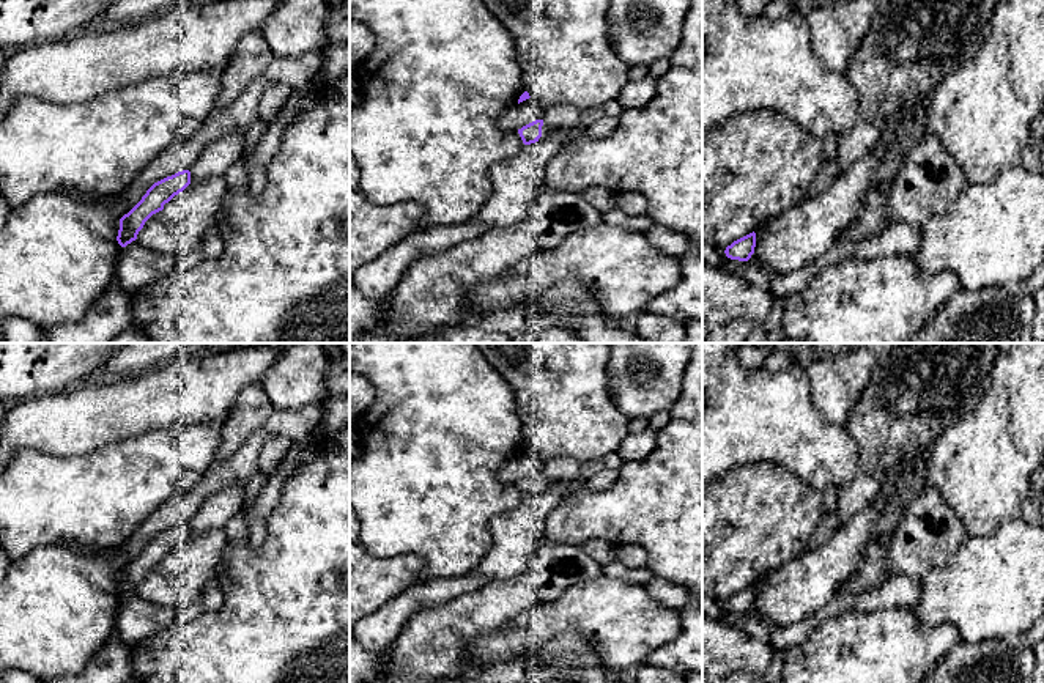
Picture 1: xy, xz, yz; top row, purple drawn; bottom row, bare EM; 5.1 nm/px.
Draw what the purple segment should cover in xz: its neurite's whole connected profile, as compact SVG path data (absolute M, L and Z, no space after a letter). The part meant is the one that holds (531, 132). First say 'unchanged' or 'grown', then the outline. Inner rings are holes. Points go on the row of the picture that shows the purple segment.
grown; M535 120L521 129L518 129L518 134L524 145L531 145L539 142L539 138L546 138L551 134L551 127L543 123L543 120Z

